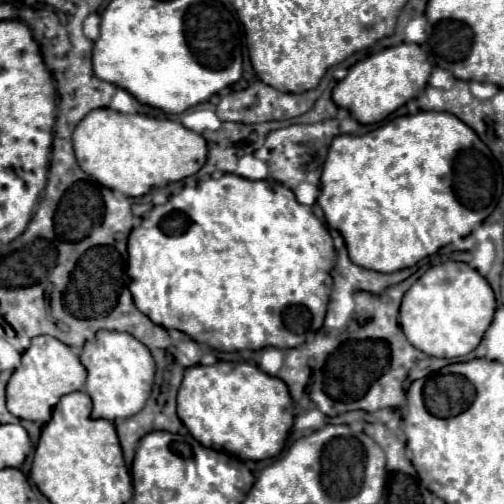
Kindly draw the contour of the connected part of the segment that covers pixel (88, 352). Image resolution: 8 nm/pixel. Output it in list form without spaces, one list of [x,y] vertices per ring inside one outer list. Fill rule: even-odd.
[[[96,332],[96,336],[84,344],[80,362],[88,372],[86,394],[94,402],[92,418],[130,418],[144,408],[154,384],[154,358],[134,336],[126,332]]]

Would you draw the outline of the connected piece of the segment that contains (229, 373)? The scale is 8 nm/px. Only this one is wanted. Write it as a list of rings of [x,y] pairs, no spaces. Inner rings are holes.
[[[216,362],[212,366],[186,368],[177,394],[177,414],[202,446],[234,454],[240,460],[266,460],[279,456],[284,448],[294,422],[294,402],[284,380],[268,376],[258,366],[248,362]]]

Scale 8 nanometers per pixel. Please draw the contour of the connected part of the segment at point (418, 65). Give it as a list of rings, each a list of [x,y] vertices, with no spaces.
[[[400,44],[367,56],[354,64],[348,70],[348,76],[334,86],[332,100],[336,106],[348,110],[360,124],[376,124],[388,118],[408,100],[416,98],[426,88],[430,72],[432,64],[420,45]]]

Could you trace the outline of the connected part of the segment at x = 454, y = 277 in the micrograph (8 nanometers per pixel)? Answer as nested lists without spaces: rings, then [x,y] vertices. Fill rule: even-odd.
[[[444,262],[420,276],[404,294],[400,306],[400,326],[410,344],[428,356],[458,358],[470,354],[482,340],[492,322],[496,298],[474,268],[462,262]]]

